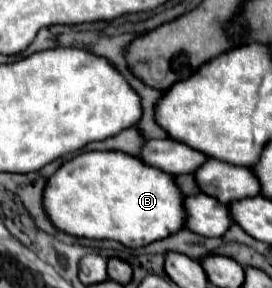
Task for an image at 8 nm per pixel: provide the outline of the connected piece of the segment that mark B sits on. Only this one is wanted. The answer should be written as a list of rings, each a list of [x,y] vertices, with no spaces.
[[[90,151],[66,161],[46,183],[42,207],[52,225],[80,239],[110,239],[140,249],[184,227],[184,197],[174,177],[120,151]]]

